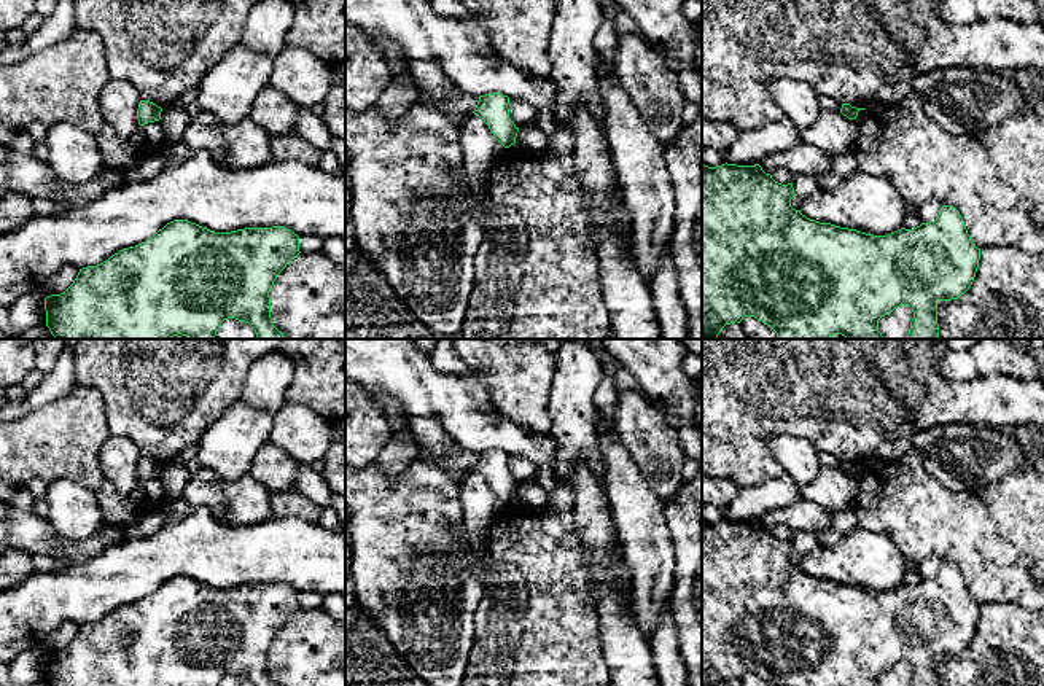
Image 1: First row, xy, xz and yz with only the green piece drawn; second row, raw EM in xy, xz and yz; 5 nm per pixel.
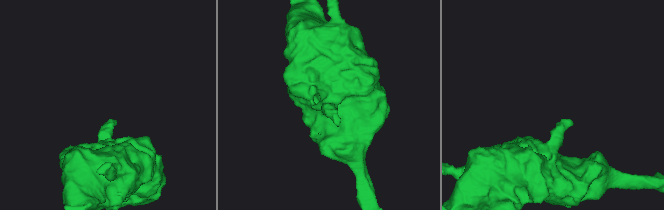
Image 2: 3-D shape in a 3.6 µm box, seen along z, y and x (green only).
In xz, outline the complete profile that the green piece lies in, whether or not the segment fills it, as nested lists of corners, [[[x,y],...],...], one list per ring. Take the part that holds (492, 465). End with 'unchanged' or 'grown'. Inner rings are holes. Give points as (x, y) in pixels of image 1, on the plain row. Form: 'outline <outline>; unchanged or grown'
outline [[[500,449],[479,452],[479,458],[474,465],[477,471],[492,487],[493,493],[509,505],[516,500],[519,484],[509,474],[509,454]]]; unchanged

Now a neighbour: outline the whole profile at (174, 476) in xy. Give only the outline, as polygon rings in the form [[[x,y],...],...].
[[[164,463],[161,468],[161,481],[164,484],[164,501],[166,508],[158,513],[150,513],[138,517],[135,522],[126,525],[127,538],[148,538],[154,535],[166,522],[173,500],[180,497],[191,474],[186,465],[181,463]]]

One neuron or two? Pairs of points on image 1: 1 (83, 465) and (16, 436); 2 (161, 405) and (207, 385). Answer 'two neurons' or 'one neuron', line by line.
1: one neuron
2: one neuron

